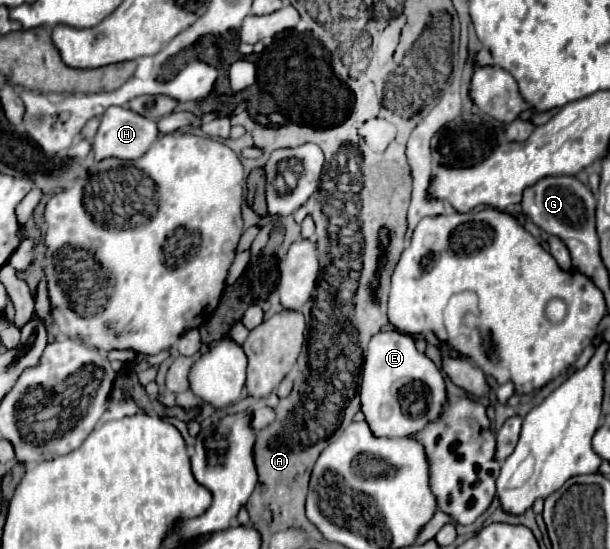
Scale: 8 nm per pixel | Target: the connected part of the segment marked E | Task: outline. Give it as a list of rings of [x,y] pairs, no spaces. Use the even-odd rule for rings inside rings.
[[[397,330],[377,332],[371,338],[365,360],[363,360],[363,368],[361,368],[359,398],[361,398],[361,412],[365,414],[365,420],[377,438],[379,436],[413,438],[419,430],[423,430],[423,426],[427,426],[427,422],[435,422],[435,418],[439,418],[439,414],[443,412],[443,406],[449,402],[441,370],[435,366],[433,360],[417,352],[415,342],[409,334],[403,334]],[[411,380],[419,380],[427,388],[431,388],[431,398],[427,398],[427,412],[415,418],[405,414],[399,404],[399,384],[405,384]]]

